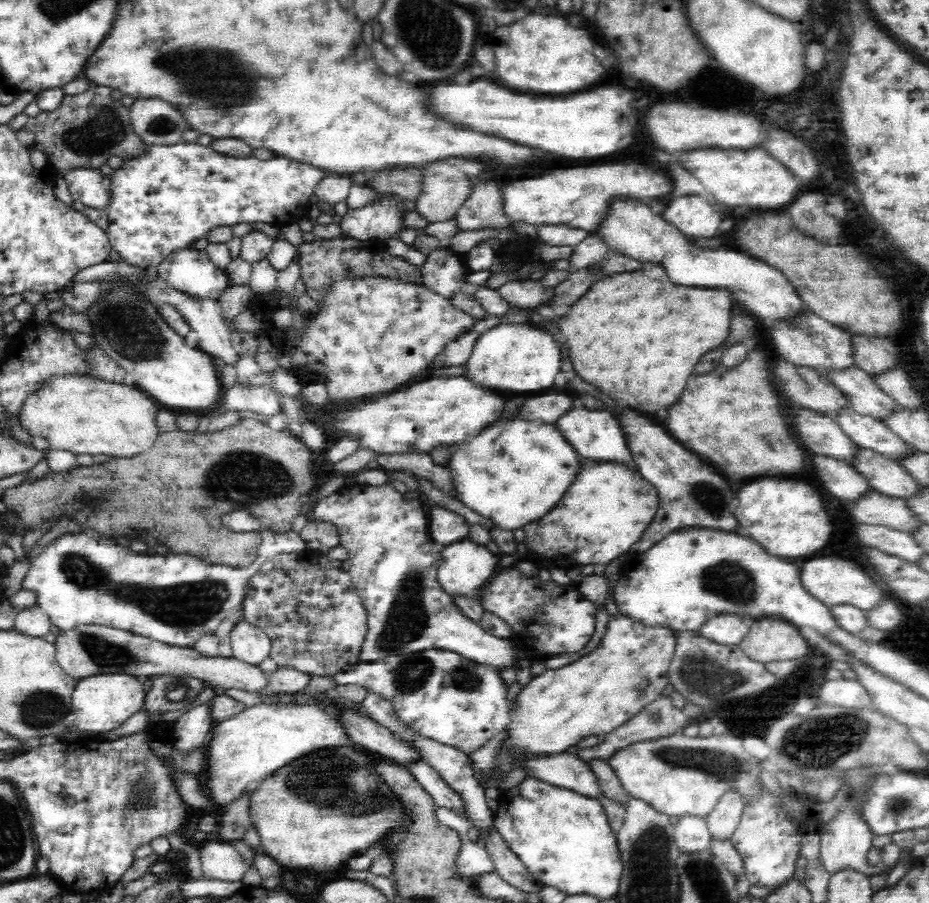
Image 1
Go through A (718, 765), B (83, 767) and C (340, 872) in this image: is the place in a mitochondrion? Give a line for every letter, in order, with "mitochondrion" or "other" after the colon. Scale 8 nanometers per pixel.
A: mitochondrion
B: other
C: other

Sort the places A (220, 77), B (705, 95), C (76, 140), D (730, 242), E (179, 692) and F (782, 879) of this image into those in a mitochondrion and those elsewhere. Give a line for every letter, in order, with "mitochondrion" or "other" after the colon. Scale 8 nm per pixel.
A: mitochondrion
B: other
C: mitochondrion
D: other
E: mitochondrion
F: other

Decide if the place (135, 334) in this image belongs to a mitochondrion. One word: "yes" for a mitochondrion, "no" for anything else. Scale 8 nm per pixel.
yes

